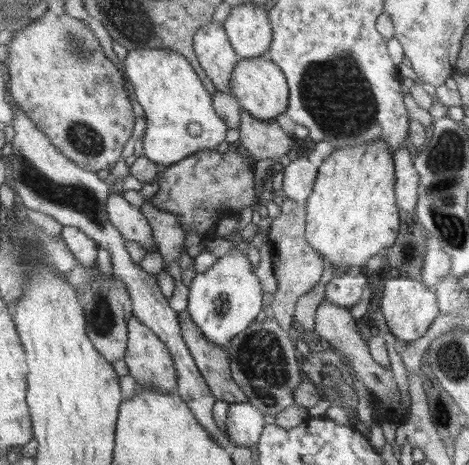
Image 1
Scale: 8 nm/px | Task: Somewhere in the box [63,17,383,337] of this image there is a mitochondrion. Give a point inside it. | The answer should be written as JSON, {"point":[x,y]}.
{"point":[339,100]}

